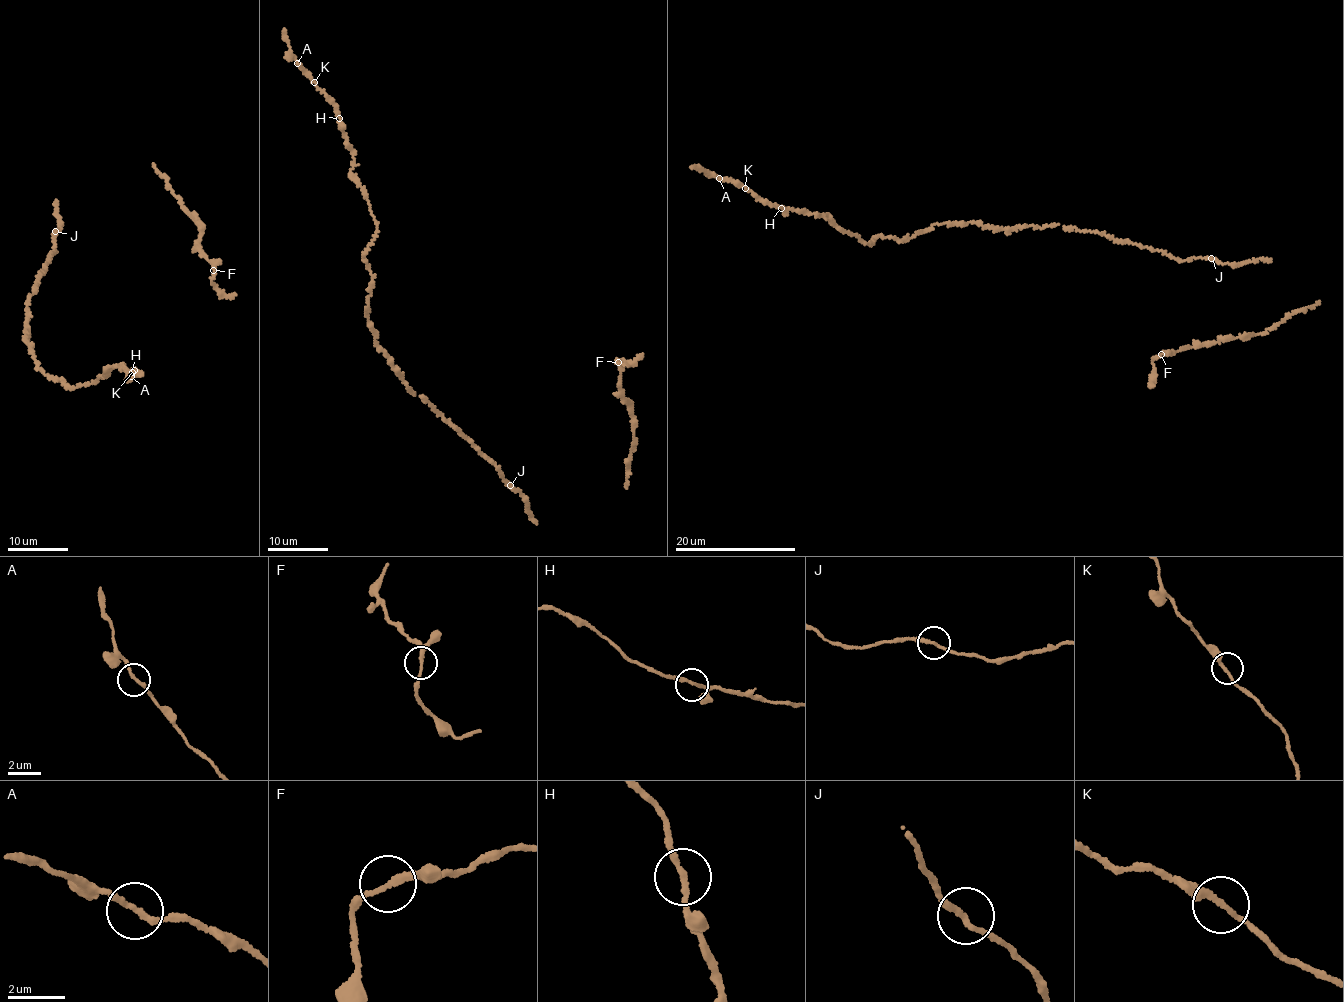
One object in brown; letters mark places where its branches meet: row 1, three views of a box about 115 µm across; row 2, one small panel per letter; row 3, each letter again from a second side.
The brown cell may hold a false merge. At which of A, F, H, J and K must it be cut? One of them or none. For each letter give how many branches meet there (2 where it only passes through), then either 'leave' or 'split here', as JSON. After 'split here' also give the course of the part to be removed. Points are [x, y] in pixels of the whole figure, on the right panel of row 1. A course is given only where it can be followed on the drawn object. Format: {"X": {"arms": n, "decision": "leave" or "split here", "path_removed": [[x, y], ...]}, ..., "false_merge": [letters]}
{"A": {"arms": 2, "decision": "leave"}, "F": {"arms": 2, "decision": "leave"}, "H": {"arms": 2, "decision": "leave"}, "J": {"arms": 2, "decision": "leave"}, "K": {"arms": 2, "decision": "leave"}, "false_merge": []}

